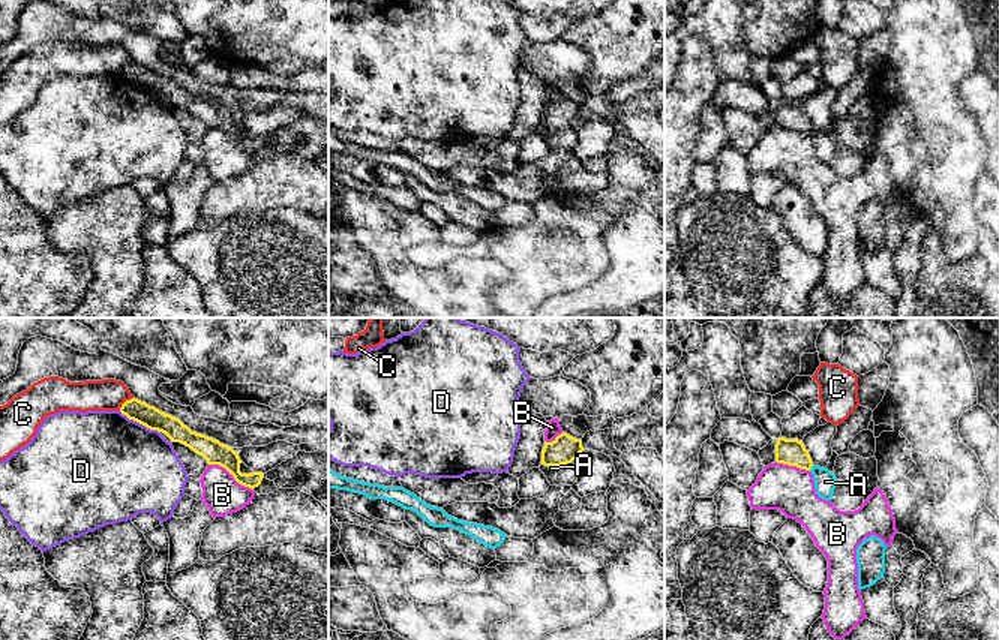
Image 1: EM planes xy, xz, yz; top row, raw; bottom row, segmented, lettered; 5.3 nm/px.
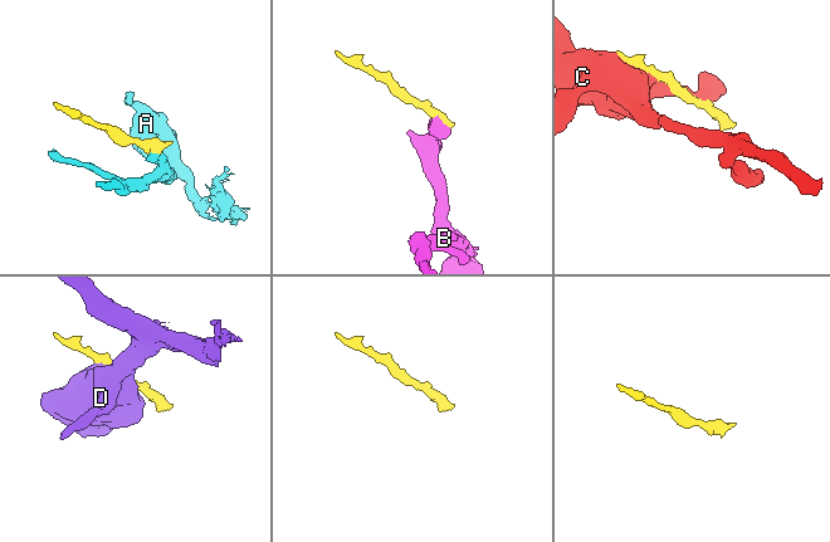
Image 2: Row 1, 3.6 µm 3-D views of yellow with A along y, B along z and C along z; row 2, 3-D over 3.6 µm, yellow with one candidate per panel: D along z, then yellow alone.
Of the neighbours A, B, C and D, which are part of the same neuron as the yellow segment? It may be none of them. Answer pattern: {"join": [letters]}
{"join": ["A"]}

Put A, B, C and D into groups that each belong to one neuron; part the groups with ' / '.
A / B / C / D

